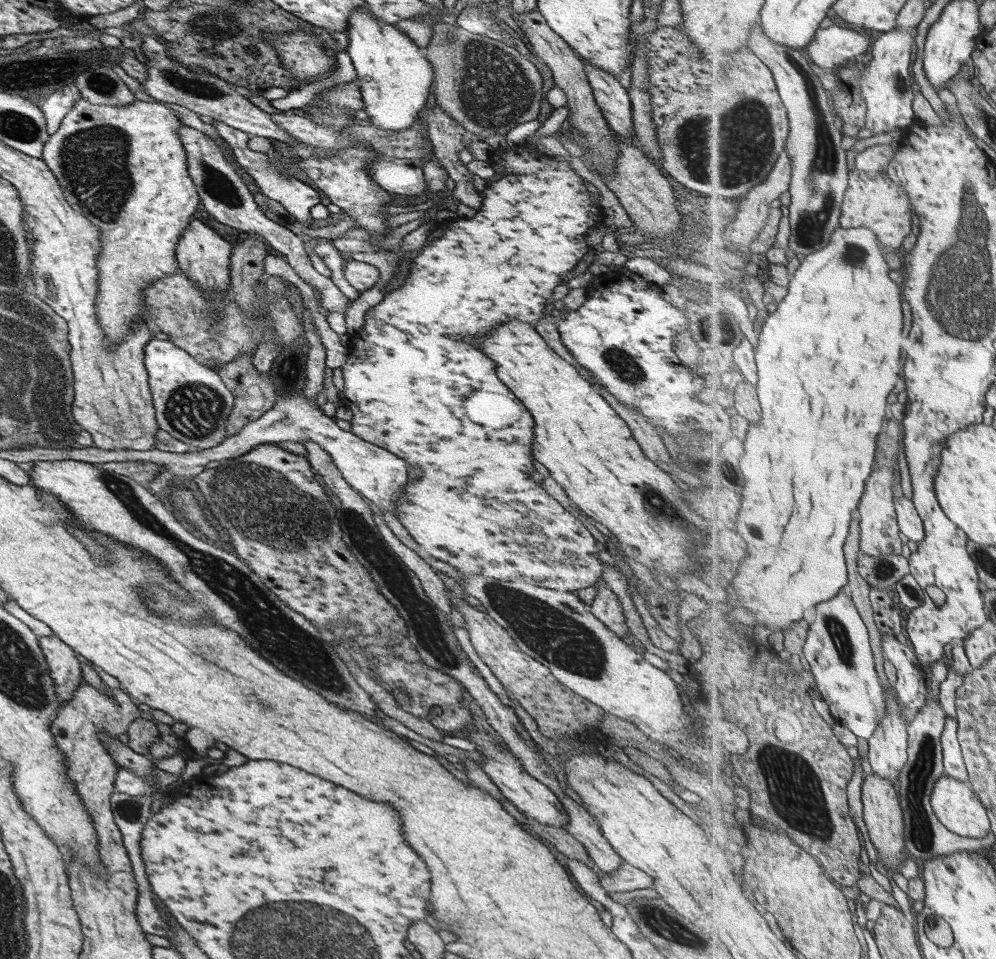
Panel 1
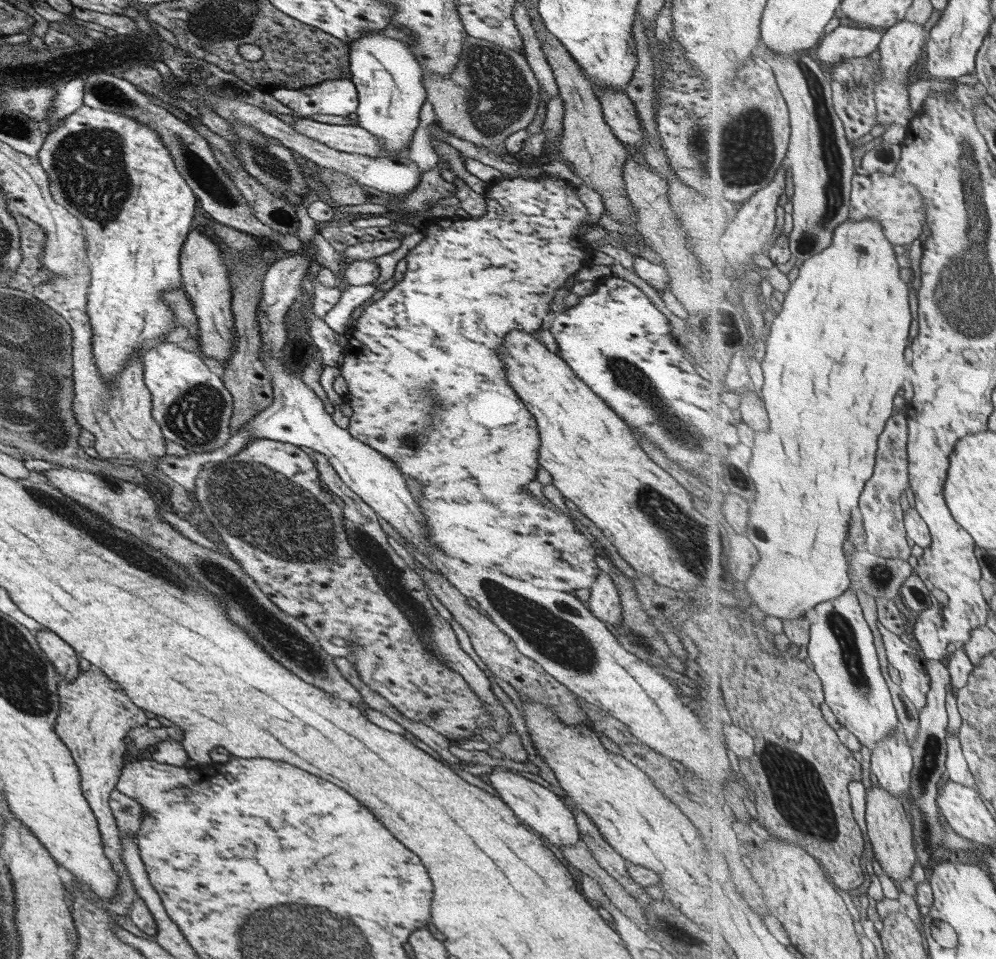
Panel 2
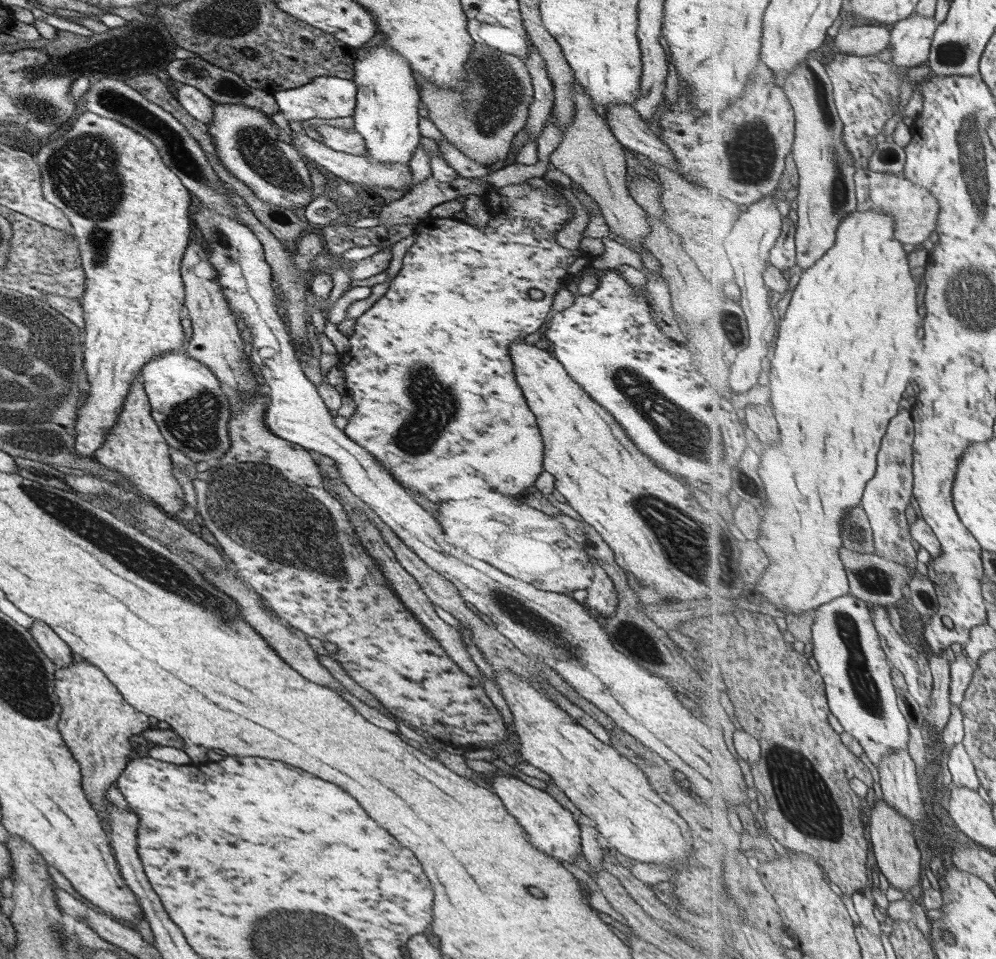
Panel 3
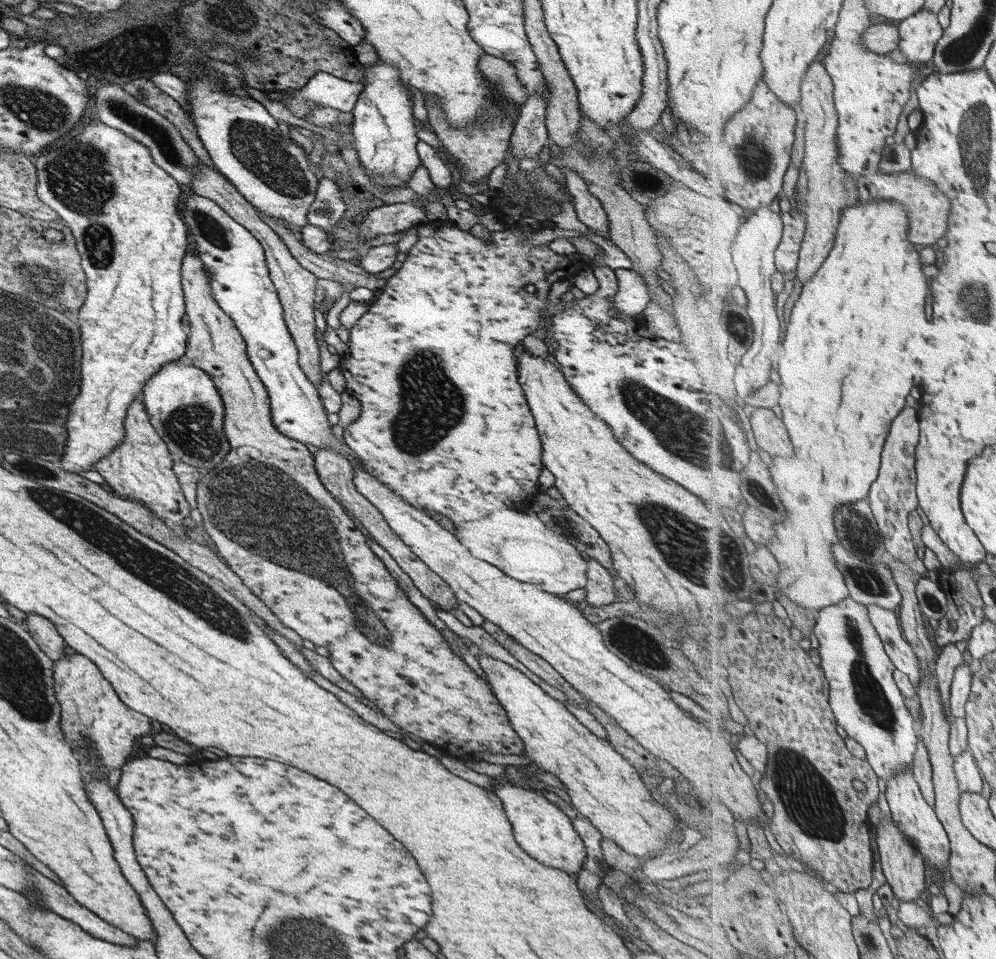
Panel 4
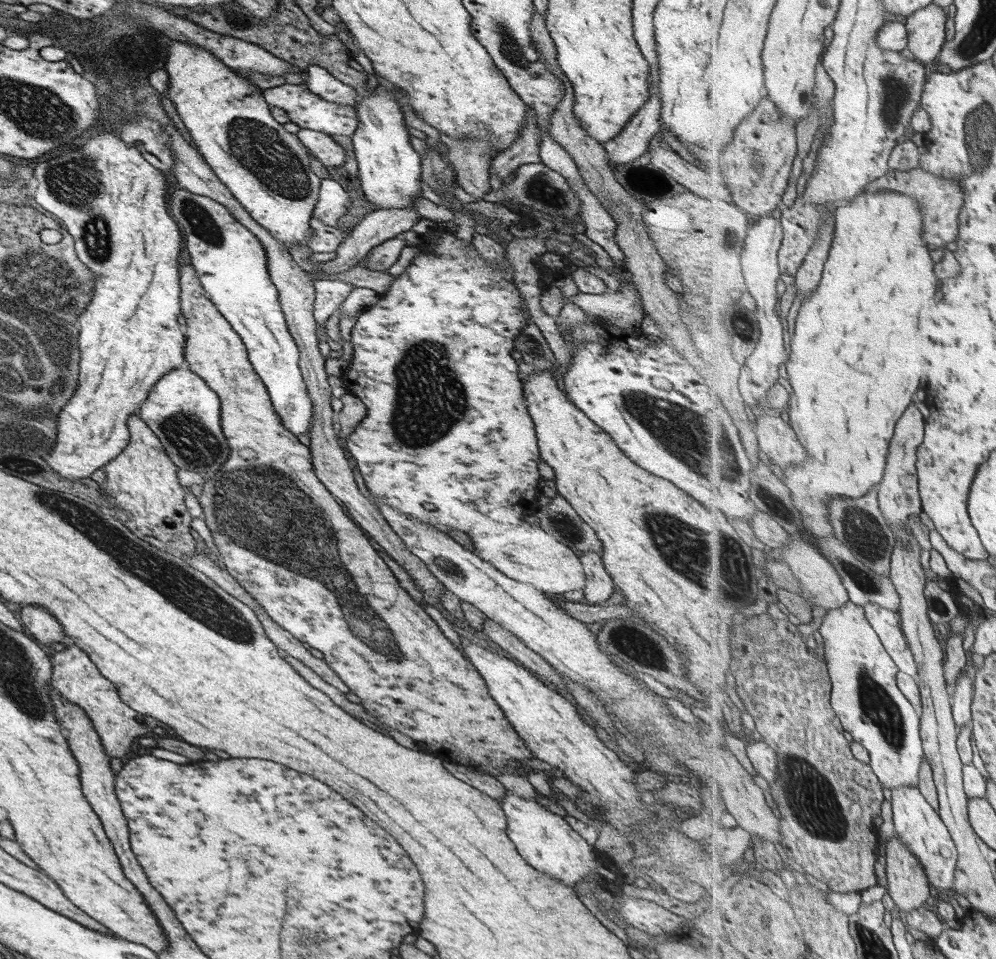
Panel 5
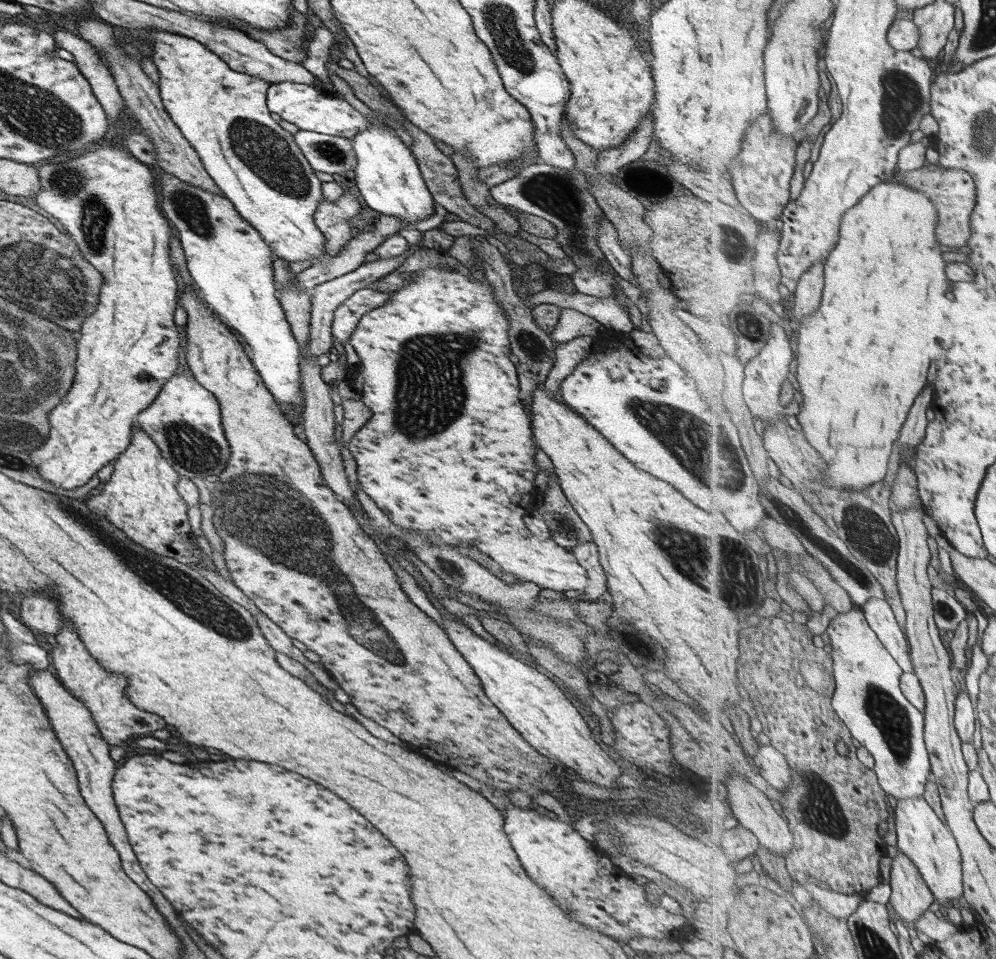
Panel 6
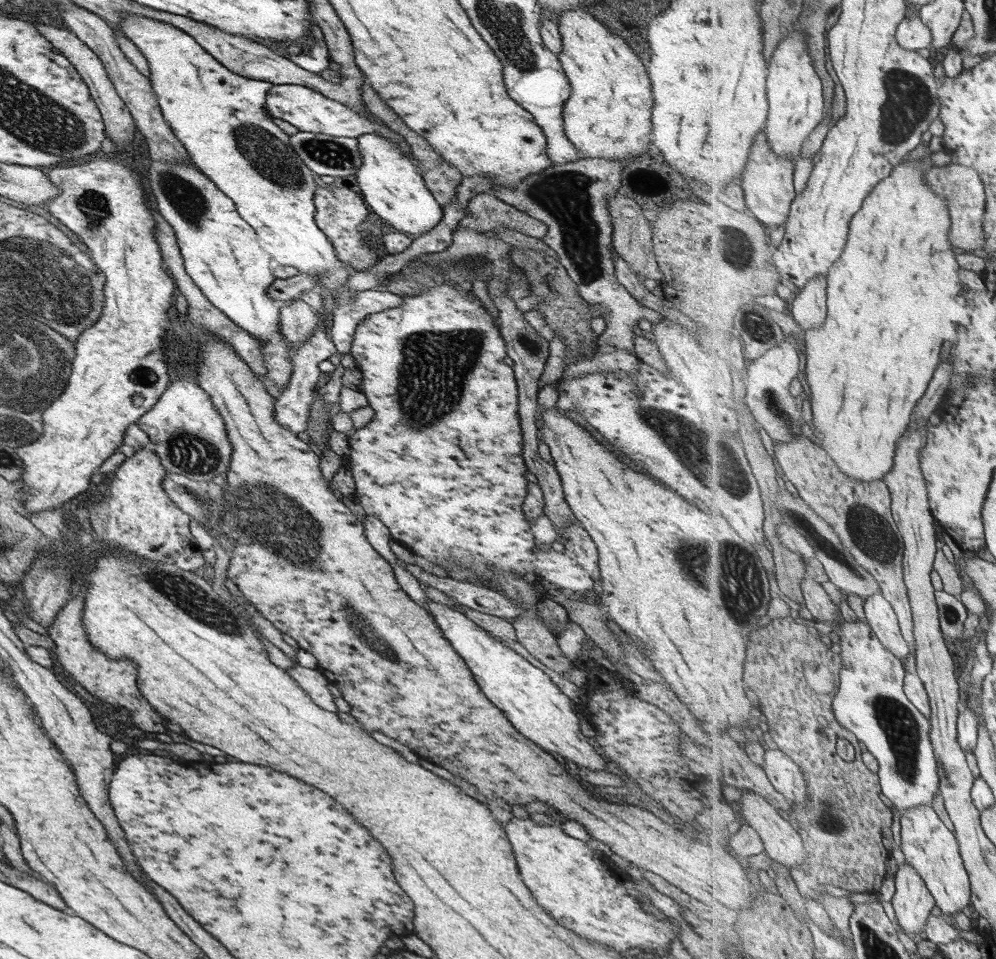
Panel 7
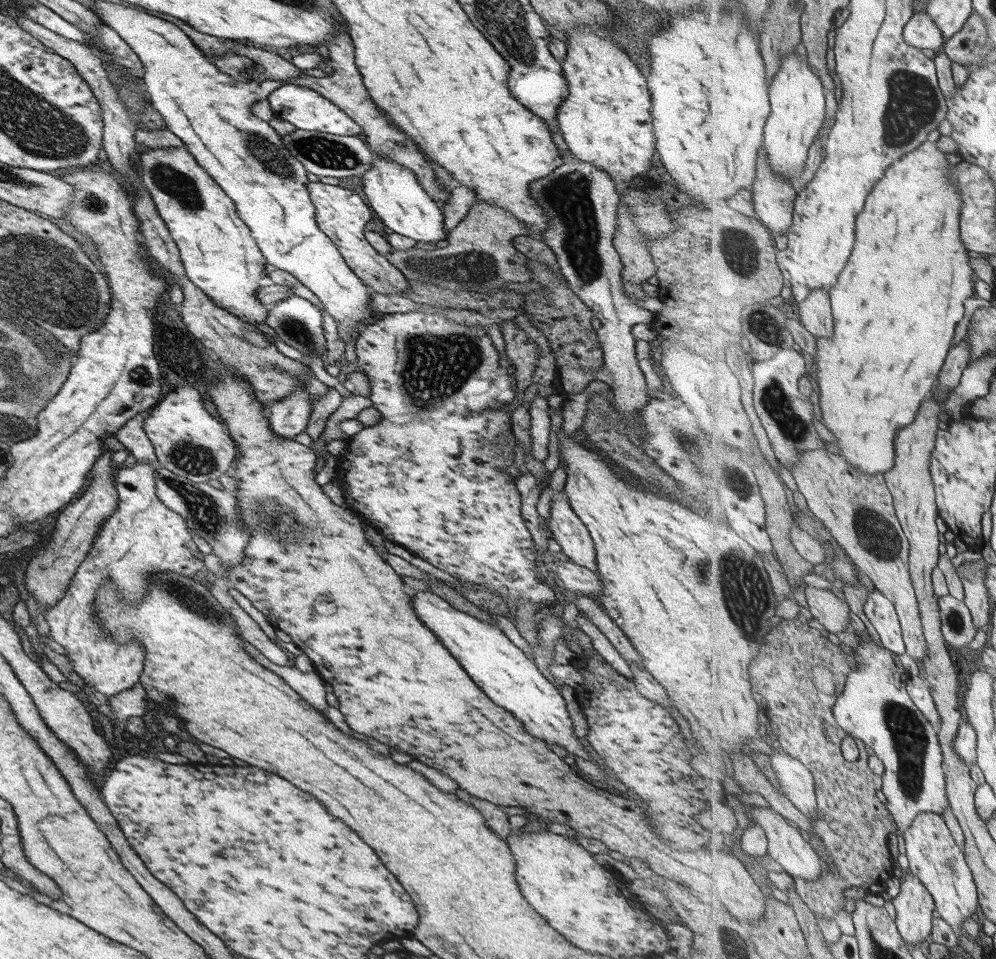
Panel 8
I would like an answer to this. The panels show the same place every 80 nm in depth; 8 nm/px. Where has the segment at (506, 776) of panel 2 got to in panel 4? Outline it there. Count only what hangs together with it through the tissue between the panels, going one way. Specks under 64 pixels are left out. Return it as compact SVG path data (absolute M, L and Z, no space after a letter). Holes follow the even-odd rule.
M505 783L493 792L501 802L505 817L511 823L513 838L521 850L543 866L567 872L569 876L578 872L586 857L585 847L571 826L570 817L560 807L527 786Z

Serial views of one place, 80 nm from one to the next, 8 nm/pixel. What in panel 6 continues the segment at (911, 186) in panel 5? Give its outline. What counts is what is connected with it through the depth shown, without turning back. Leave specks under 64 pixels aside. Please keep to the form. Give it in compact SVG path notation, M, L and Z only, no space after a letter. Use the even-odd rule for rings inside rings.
M926 164L919 170L901 171L885 181L901 181L914 189L928 194L940 212L940 222L936 235L940 244L945 246L968 246L972 238L972 216L977 206L977 183L973 175L965 169L947 169L938 165Z

